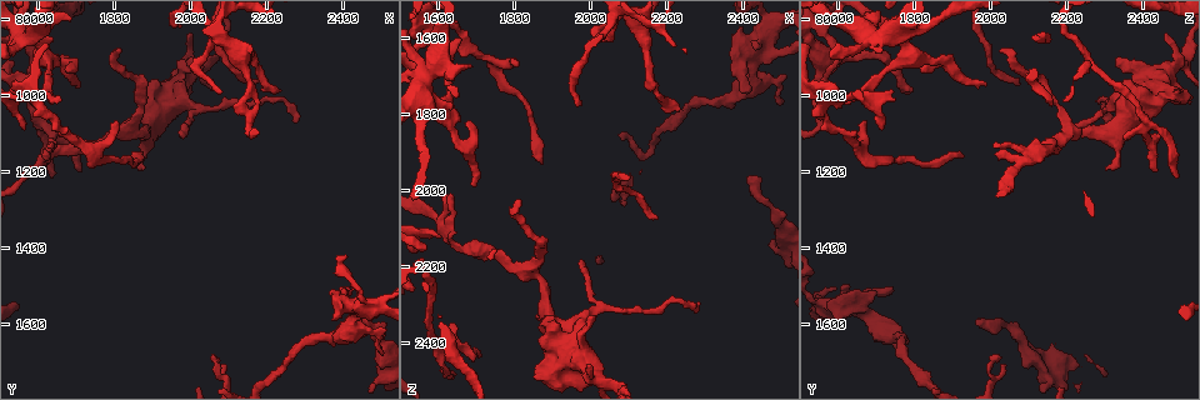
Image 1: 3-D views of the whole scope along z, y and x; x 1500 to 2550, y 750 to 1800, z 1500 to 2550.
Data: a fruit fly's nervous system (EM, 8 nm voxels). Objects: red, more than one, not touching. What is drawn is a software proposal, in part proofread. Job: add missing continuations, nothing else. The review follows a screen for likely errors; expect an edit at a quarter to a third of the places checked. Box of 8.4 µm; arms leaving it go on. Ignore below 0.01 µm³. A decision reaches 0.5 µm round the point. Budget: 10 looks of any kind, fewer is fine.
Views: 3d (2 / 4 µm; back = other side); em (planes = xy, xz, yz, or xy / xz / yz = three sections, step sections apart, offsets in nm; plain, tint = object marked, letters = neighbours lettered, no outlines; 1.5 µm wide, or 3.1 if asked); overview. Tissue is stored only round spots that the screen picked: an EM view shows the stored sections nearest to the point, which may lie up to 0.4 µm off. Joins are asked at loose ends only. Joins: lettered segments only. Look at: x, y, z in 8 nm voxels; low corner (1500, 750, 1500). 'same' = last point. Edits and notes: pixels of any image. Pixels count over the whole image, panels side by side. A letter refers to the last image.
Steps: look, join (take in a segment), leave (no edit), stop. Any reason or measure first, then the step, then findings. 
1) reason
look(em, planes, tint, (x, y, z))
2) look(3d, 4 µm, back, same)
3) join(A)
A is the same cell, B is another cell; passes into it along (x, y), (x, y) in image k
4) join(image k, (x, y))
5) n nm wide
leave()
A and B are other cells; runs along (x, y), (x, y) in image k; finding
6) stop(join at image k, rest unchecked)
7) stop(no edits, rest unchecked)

branch stops here
look(em, yz, step 8, plain, (1710, 1200, 2445))

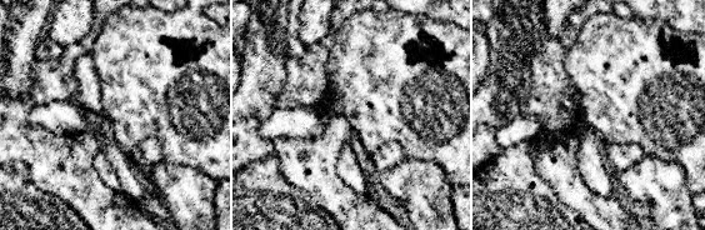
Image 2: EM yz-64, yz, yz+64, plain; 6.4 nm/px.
where the object lies
look(em, yz, step 8, tint, same)

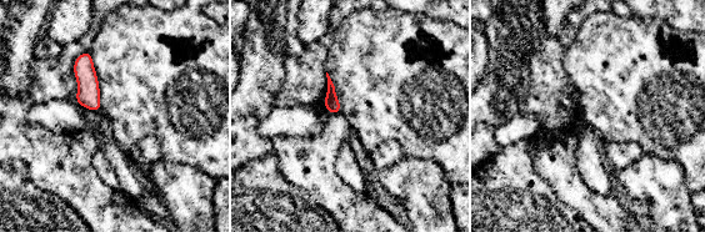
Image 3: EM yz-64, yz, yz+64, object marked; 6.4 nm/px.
see the neighbours
look(em, yz, step 8, letters, same)

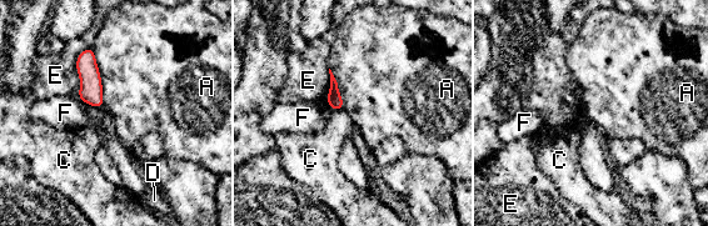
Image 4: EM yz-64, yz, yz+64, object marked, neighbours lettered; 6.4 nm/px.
100 nm wide; A touches over 400 nm
leave()
A, C, D, E and F are other cells; none of them fits

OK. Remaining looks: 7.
thin end
look(3d, 4 µm, (2275, 1065, 2300))

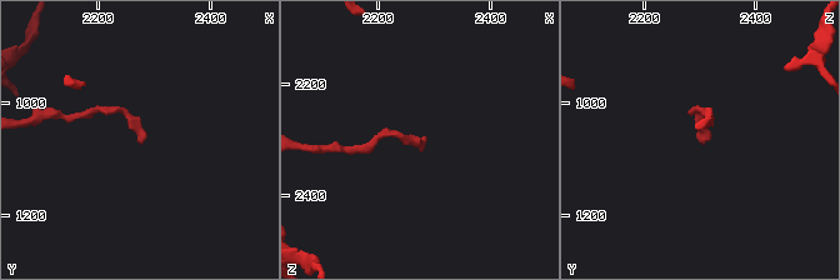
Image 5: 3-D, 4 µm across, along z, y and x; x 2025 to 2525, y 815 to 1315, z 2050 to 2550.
look(em, planes, tint, (2270, 1065, 2305))

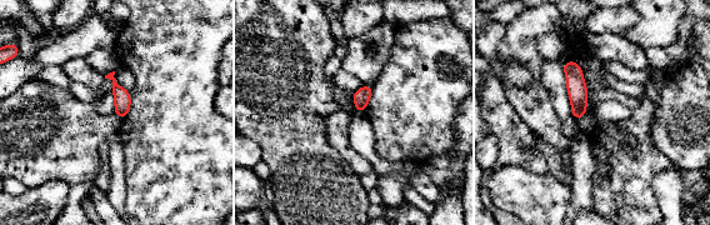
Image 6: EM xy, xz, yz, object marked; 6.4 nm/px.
what lies round it
look(em, planes, letters, same)

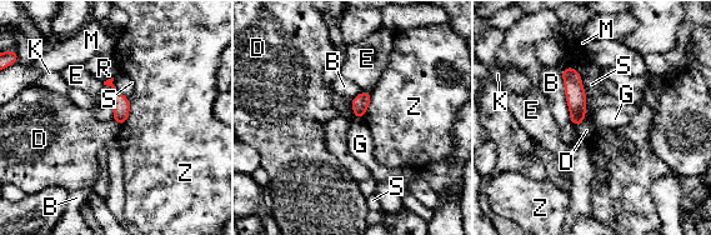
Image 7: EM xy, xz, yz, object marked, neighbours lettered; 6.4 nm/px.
110 nm wide
leave()
B, D, E, G, K, M, R, S and Z are other cells; runs along (567, 70), (575, 93), (575, 121) in image 7; no lettered segment goes on from it

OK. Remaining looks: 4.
thin end
look(em, planes, letters, (1635, 1125, 2020))

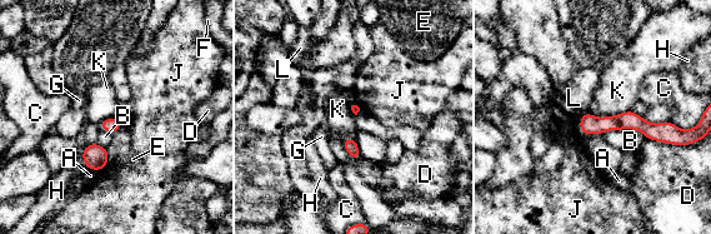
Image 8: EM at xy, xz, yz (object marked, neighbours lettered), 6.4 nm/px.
leave()
A, B, C, D, E, F, G, H, J, K and L are other cells; runs along (582, 120), (667, 129) in image 8; none of them fits

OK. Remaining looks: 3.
branch stops here
look(em, planes, letters, (2415, 1505, 1745))

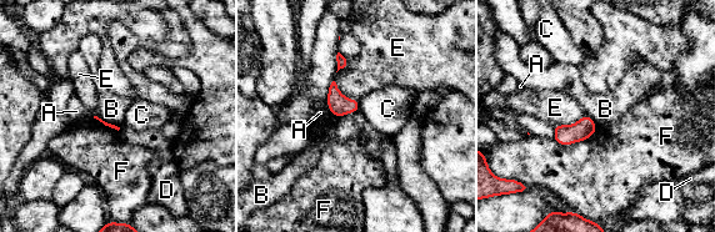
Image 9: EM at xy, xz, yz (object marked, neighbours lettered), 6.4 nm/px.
leave()
A, B, C, D, E and F are other cells; none of them fits

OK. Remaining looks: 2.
stop(no edits, rest unchecked)

